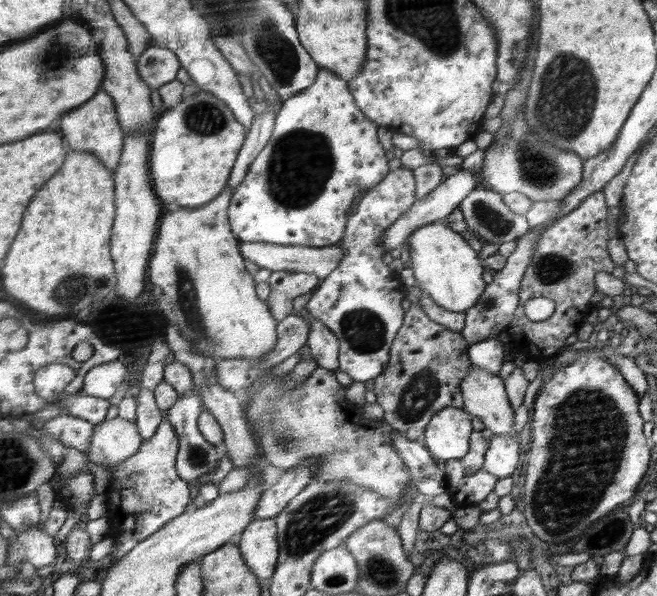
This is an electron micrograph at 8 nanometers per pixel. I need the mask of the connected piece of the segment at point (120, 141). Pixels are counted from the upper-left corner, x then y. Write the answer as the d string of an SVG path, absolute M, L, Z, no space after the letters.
M102 89L92 100L83 106L75 108L64 118L62 130L64 138L74 150L87 150L98 156L107 169L113 173L120 163L120 155L123 153L125 135L122 125L119 123L118 110L115 108L113 98Z

